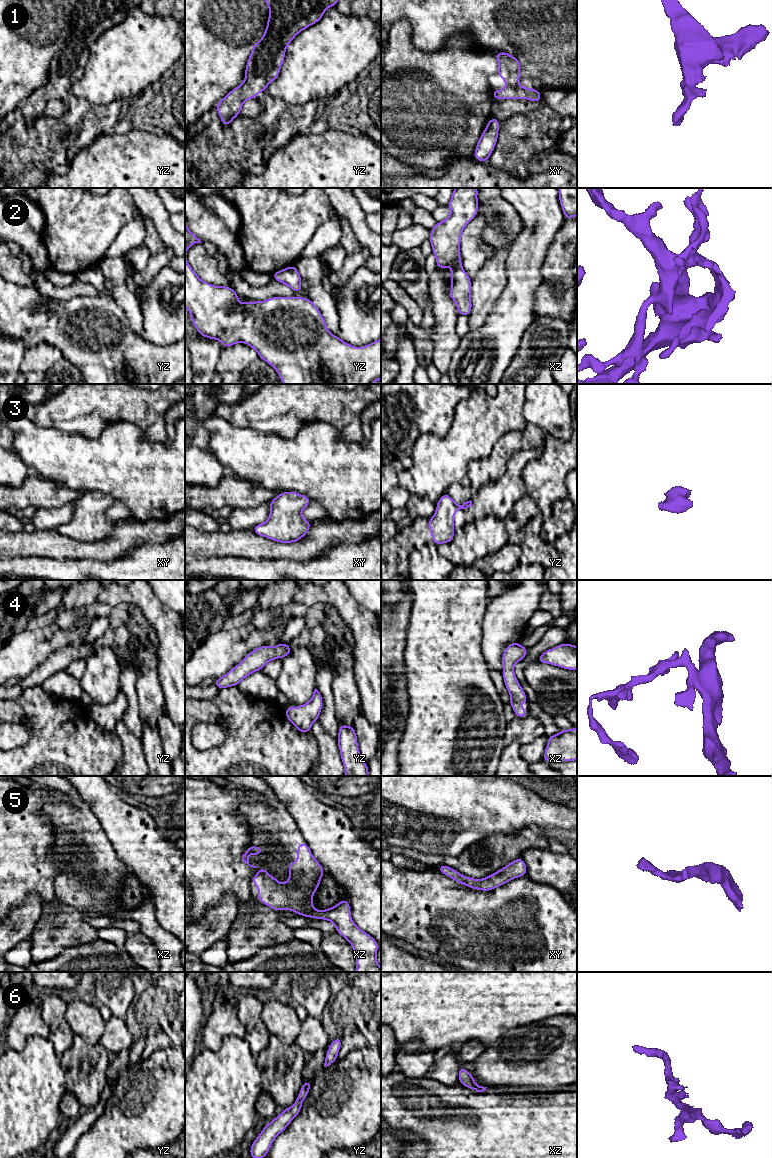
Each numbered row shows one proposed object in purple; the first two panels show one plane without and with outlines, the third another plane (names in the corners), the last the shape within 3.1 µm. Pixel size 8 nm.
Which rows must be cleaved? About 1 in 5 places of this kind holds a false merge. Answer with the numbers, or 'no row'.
no row

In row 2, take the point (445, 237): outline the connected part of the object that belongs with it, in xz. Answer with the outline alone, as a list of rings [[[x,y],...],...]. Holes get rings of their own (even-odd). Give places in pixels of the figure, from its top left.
[[[455,188],[448,203],[449,217],[435,224],[429,238],[437,269],[452,268],[449,296],[456,302],[457,313],[468,317],[472,310],[471,279],[462,267],[460,243],[464,228],[478,213],[477,195],[477,188]]]

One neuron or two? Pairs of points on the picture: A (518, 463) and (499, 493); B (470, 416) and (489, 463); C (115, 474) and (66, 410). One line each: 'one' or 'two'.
A: one
B: two
C: two

